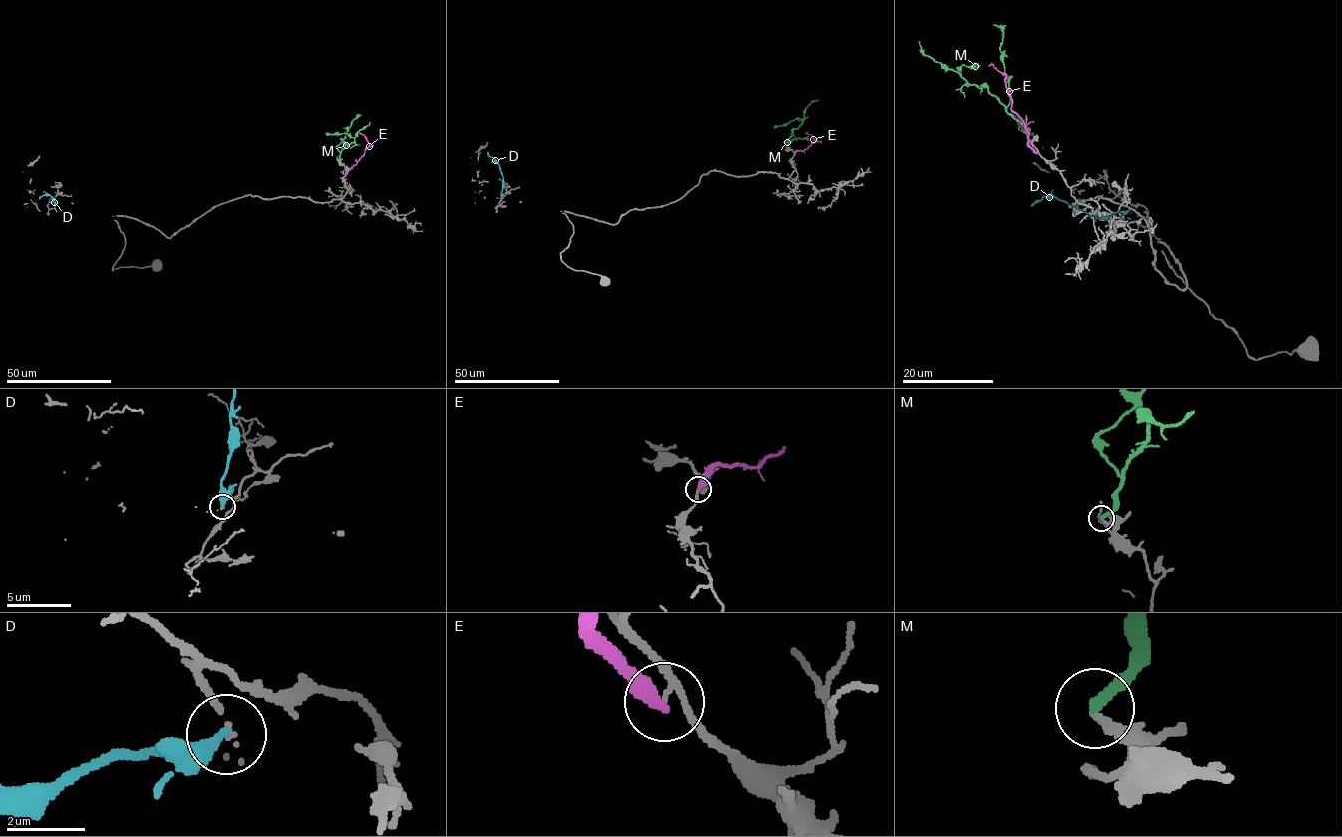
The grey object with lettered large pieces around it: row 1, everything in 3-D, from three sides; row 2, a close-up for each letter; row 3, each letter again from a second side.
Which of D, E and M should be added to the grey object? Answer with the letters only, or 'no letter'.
no letter

